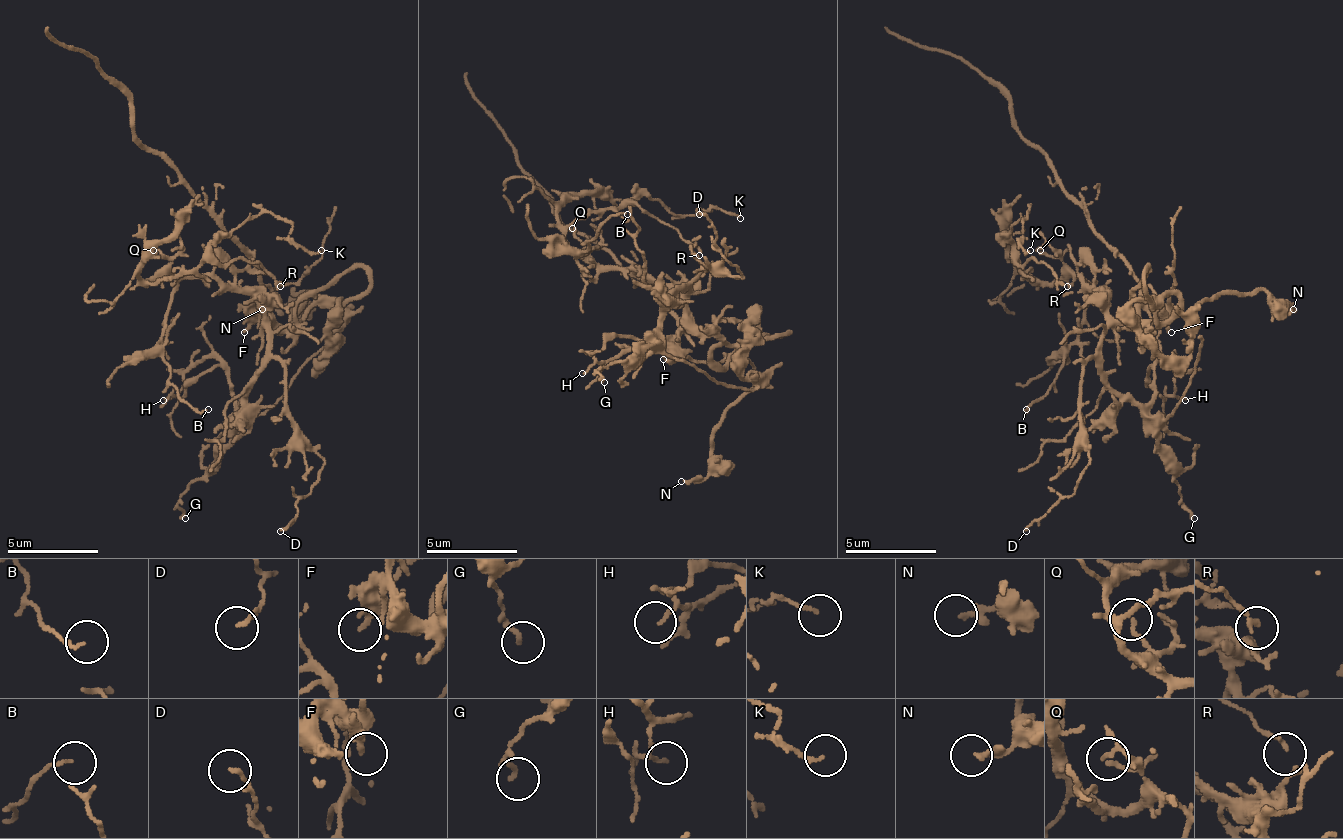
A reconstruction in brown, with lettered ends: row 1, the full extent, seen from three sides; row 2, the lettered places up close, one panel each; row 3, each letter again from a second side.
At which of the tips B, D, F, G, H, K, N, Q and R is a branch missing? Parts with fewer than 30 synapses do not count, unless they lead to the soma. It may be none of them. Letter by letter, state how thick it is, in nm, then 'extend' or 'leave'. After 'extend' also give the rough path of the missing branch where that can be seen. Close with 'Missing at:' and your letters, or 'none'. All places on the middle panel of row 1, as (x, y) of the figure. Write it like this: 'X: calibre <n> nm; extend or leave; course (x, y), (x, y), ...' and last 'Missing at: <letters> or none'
B: calibre 110 nm; leave
D: calibre 90 nm; leave
F: calibre 320 nm; leave
G: calibre 150 nm; leave
H: calibre 80 nm; leave
K: calibre 140 nm; leave
N: calibre 200 nm; leave
Q: calibre 150 nm; leave
R: calibre 100 nm; leave
Missing at: none

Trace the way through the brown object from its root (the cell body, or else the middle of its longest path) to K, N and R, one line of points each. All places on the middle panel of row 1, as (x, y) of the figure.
K: (681, 323), (659, 286), (595, 268), (563, 237), (645, 196), (672, 214), (740, 218)
N: (681, 323), (740, 345), (754, 332), (754, 318), (745, 373), (758, 386), (722, 418), (708, 472), (681, 481)
R: (681, 323), (659, 286), (627, 268), (595, 268), (563, 237), (591, 214), (640, 205), (699, 255)

